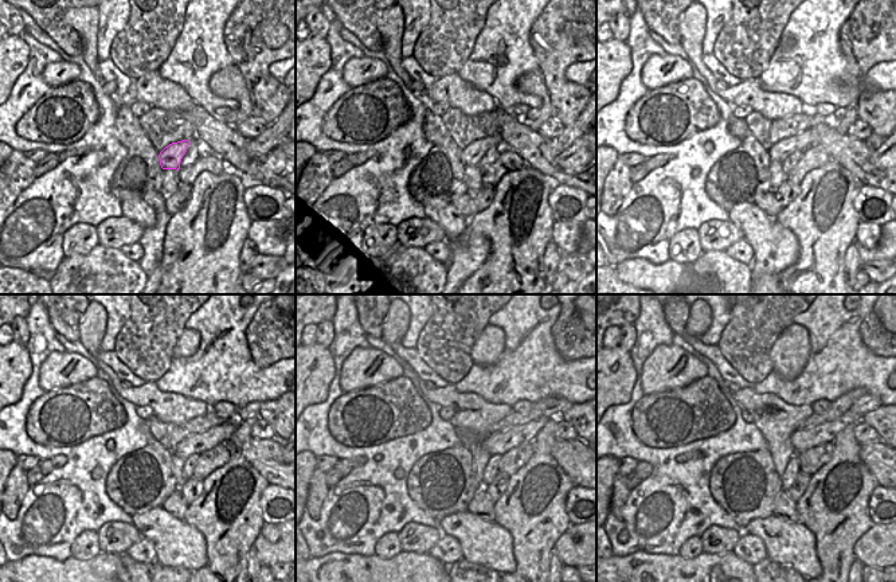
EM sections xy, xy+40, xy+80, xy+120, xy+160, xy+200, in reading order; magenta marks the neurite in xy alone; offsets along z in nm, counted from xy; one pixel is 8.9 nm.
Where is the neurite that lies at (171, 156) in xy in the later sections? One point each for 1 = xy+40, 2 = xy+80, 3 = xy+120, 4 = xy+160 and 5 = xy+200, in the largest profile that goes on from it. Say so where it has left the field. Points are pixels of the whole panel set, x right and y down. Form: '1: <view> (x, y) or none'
1: xy+40 (472, 155)
2: xy+80 (785, 148)
3: xy+120 (198, 444)
4: xy+160 (500, 442)
5: xy+200 (803, 440)

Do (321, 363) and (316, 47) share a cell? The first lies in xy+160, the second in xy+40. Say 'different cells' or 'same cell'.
same cell

